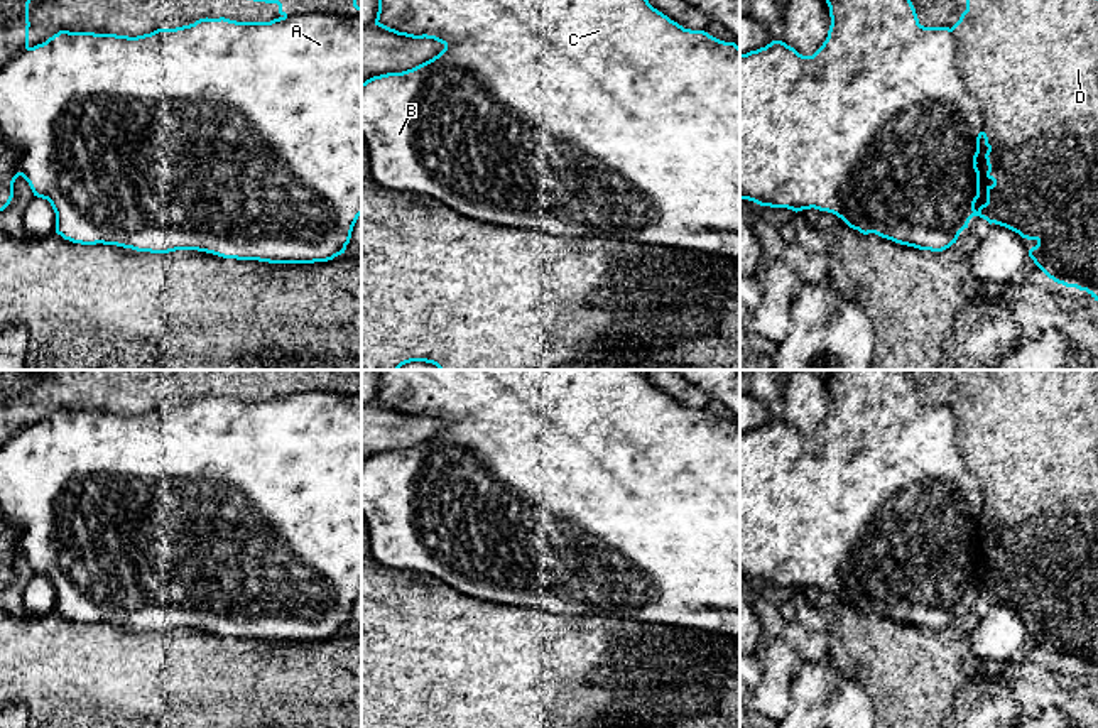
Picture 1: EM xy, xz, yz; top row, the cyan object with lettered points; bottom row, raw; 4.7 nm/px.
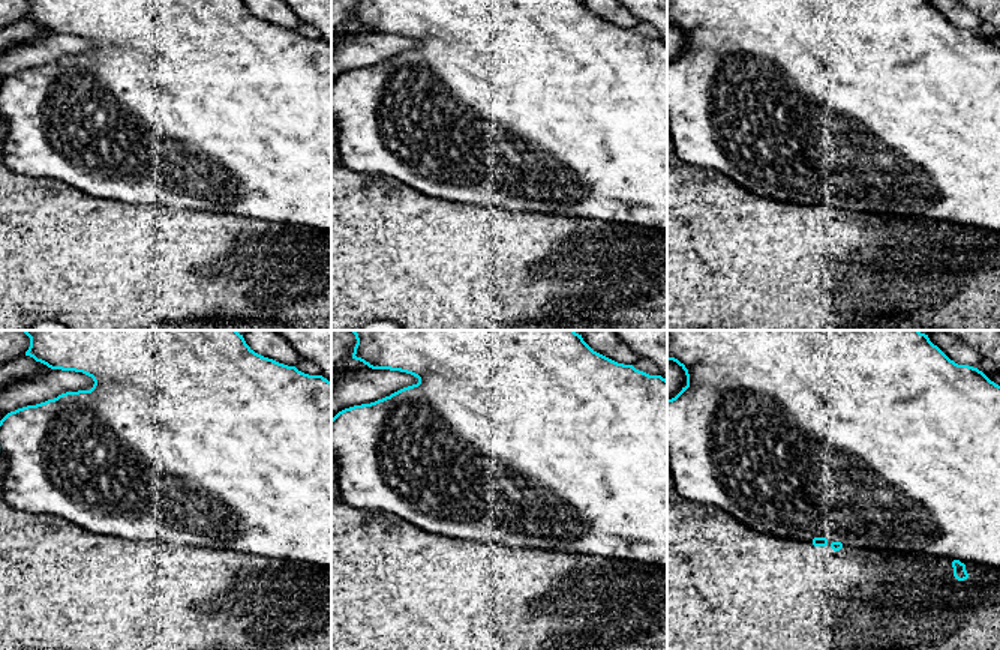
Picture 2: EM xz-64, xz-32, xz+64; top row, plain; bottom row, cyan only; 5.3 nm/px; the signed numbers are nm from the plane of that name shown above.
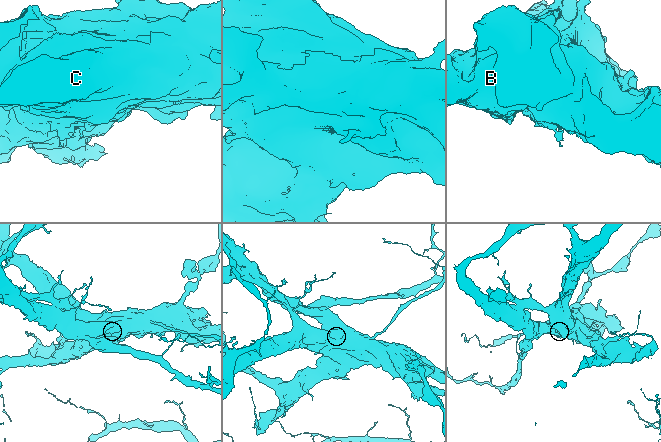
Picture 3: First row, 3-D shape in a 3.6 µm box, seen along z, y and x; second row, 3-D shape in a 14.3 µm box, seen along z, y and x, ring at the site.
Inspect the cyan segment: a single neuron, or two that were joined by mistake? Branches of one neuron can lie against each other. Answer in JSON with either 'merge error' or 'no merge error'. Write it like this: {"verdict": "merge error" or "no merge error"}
{"verdict": "merge error"}

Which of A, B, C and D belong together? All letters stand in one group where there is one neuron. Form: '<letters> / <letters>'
A B C / D

